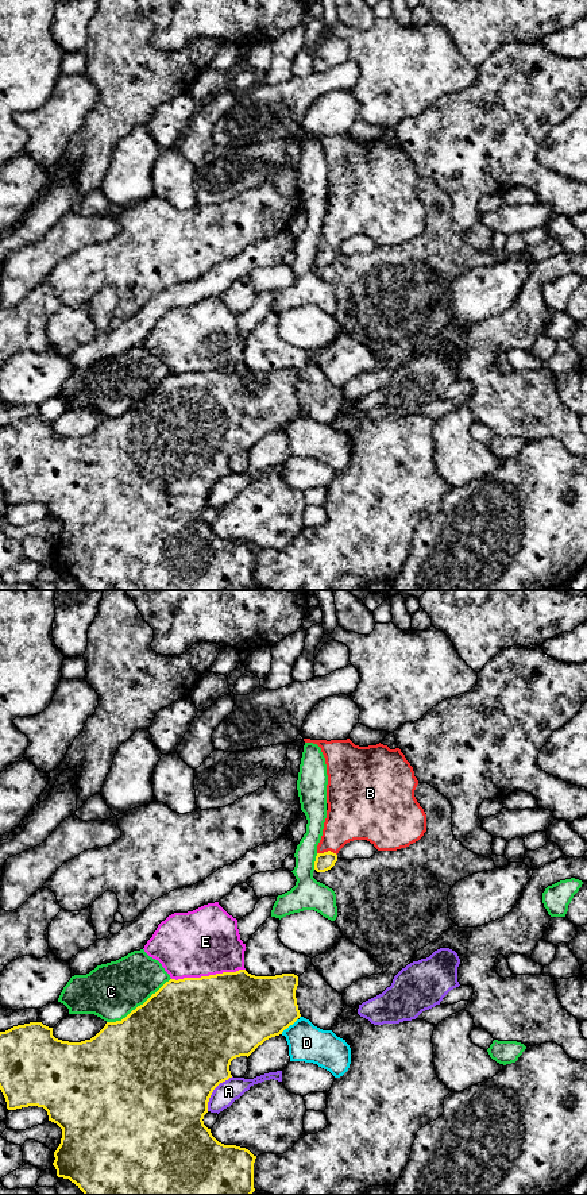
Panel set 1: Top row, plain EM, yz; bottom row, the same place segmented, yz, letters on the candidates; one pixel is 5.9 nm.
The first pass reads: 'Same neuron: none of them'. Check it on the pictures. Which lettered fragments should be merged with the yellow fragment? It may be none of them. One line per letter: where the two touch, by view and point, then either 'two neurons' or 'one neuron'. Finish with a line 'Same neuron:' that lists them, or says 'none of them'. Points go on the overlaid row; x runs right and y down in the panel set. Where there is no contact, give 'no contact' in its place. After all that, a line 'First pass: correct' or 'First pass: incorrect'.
A: contact yz (212, 1091); two neurons
B: contact yz (327, 852); one neuron
C: contact yz (138, 1006); two neurons
D: contact yz (290, 1024); two neurons
E: contact yz (209, 975); two neurons
Same neuron: B
First pass: incorrect

